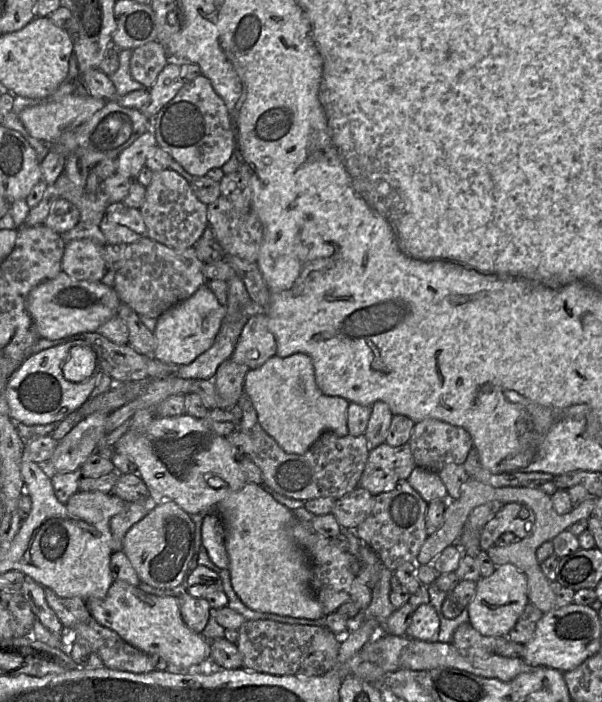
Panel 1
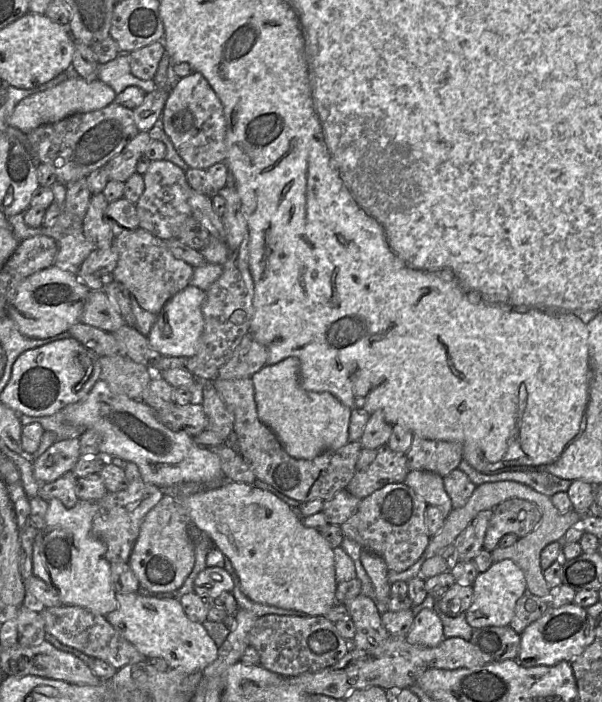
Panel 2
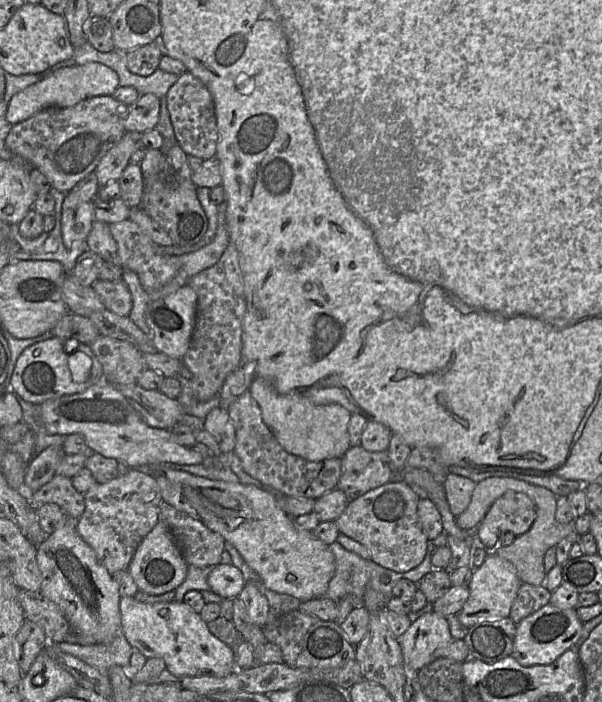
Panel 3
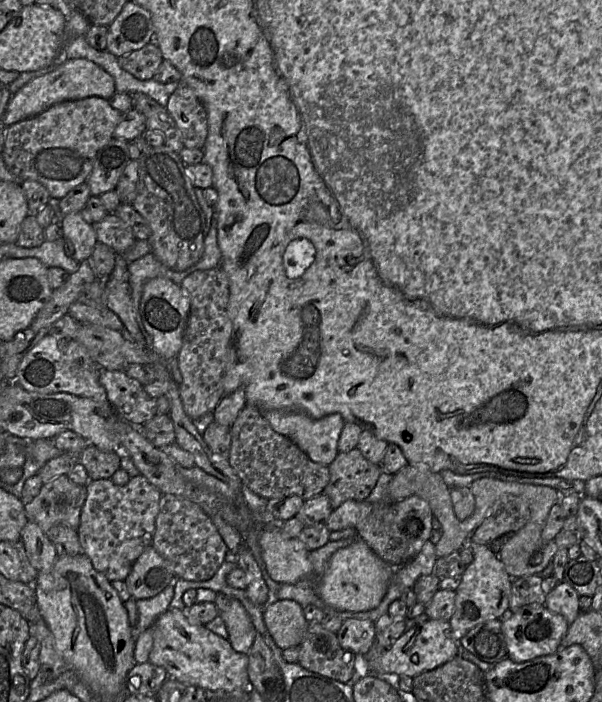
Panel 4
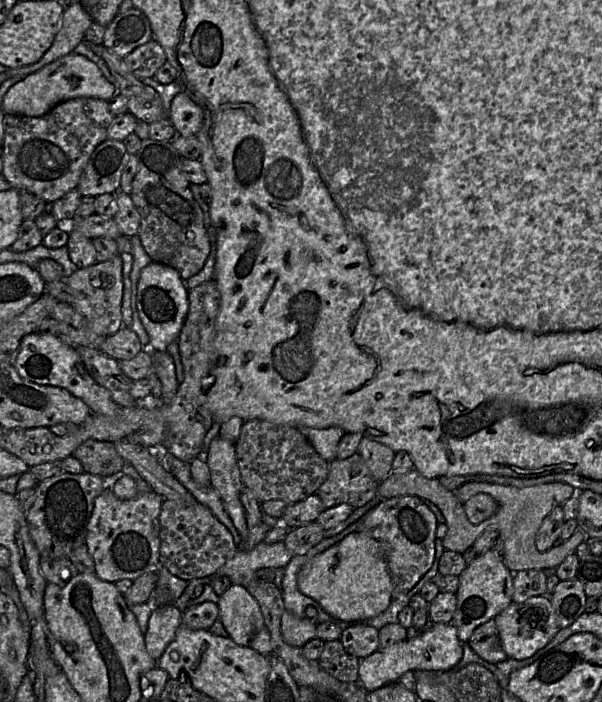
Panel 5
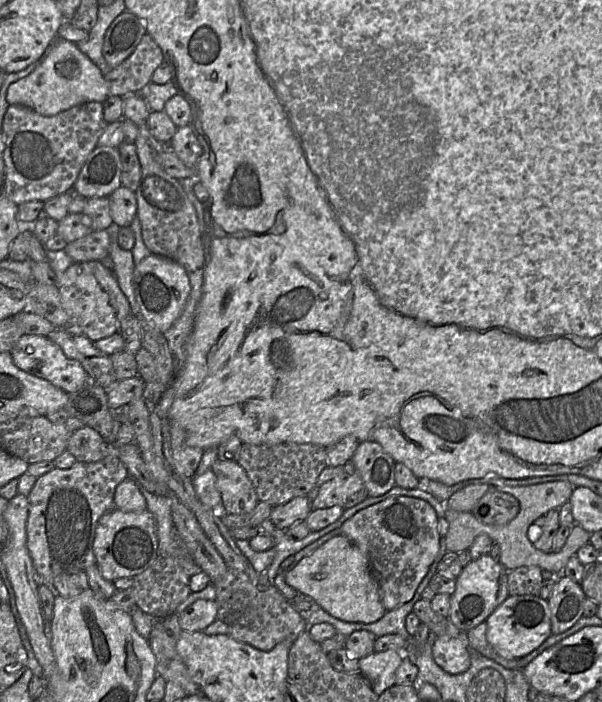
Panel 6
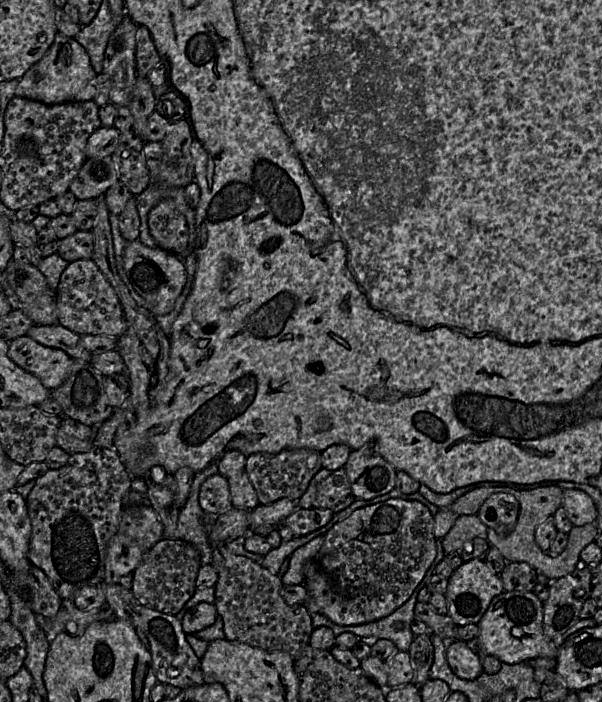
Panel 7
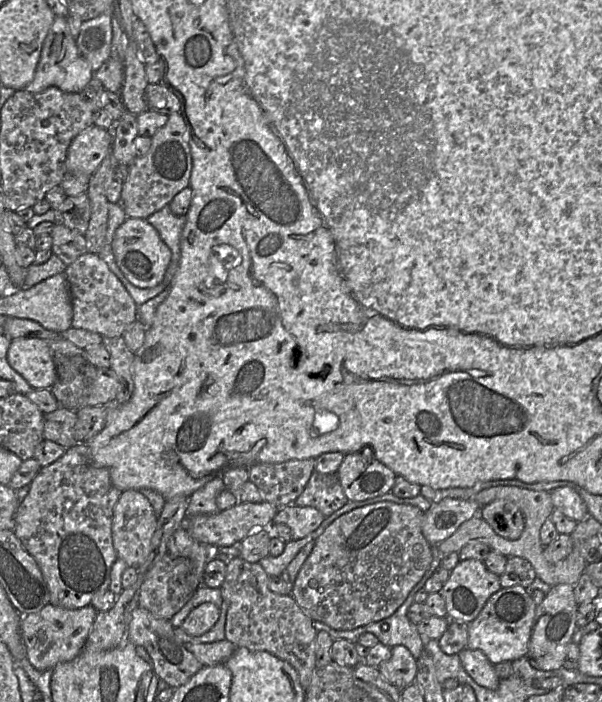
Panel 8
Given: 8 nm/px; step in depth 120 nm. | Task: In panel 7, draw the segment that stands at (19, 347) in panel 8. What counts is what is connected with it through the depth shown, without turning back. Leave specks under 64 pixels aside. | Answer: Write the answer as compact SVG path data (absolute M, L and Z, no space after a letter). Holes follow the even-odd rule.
M26 335L10 341L8 357L36 376L48 390L58 388L65 381L73 363L63 350L44 346Z

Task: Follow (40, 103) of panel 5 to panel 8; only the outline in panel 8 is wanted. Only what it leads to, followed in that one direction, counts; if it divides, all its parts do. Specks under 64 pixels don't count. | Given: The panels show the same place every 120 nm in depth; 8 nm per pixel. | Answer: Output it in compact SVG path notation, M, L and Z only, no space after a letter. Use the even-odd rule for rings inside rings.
M56 16L44 41L34 78L23 90L40 93L54 86L64 92L80 93L92 76L90 64L81 56L76 41L70 34L67 17Z

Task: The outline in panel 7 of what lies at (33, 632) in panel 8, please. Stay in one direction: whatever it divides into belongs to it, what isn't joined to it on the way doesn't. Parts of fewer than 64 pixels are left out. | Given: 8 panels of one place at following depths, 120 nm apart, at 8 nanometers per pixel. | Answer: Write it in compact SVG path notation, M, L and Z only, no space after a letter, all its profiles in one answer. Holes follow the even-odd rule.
M63 600L53 618L45 618L43 615L36 615L36 617L49 643L60 633L81 636L91 623L116 618L114 610L107 602L97 608L81 610L74 605L73 601Z

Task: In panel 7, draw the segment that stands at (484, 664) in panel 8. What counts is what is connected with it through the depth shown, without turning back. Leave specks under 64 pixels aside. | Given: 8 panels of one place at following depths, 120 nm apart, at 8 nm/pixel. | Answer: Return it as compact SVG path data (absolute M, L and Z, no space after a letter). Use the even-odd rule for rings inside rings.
M462 640L448 641L446 657L452 672L459 678L474 680L484 672L473 644Z

